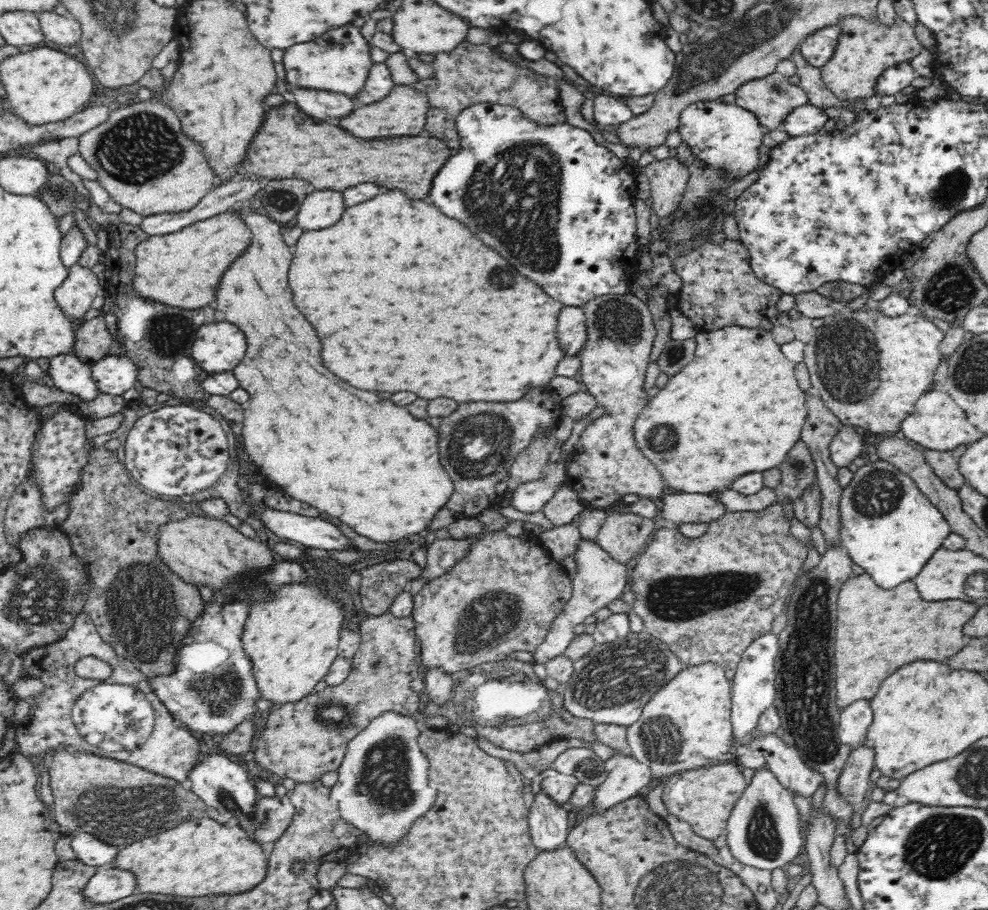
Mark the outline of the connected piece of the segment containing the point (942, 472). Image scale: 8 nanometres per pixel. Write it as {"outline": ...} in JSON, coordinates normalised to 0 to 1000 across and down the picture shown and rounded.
{"outline":[[[973,488],[967,495],[951,497],[937,493],[934,498],[946,523],[968,541],[978,530],[975,521],[971,519],[971,504],[976,499],[976,495],[978,495],[978,489]]]}

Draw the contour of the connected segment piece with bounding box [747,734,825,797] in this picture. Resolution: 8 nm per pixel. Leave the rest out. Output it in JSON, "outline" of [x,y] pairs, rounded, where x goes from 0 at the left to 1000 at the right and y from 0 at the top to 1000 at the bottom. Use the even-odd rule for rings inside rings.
{"outline":[[[784,807],[760,811],[756,819],[761,824],[773,826],[776,843],[800,870],[806,870],[810,875],[822,875],[828,864],[835,860],[832,849],[820,845],[809,826]]]}

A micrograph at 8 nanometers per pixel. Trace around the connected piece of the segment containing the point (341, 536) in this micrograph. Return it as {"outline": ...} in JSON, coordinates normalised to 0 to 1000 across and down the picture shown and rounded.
{"outline":[[[269,557],[263,565],[269,581],[289,596],[304,596],[326,604],[354,604],[354,591],[342,578],[330,574],[327,567],[312,569],[294,563],[282,563]]]}

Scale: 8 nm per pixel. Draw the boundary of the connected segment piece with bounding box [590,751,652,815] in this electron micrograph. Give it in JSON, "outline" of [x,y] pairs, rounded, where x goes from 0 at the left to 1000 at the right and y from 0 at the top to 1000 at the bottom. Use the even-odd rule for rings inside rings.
{"outline":[[[637,825],[623,826],[622,830],[611,837],[611,841],[615,845],[615,853],[613,857],[604,865],[605,869],[603,870],[603,875],[601,875],[601,881],[599,881],[602,891],[597,896],[611,892],[619,888],[622,884],[644,875],[646,869],[658,862],[658,857],[660,857],[657,843],[644,835]]]}

